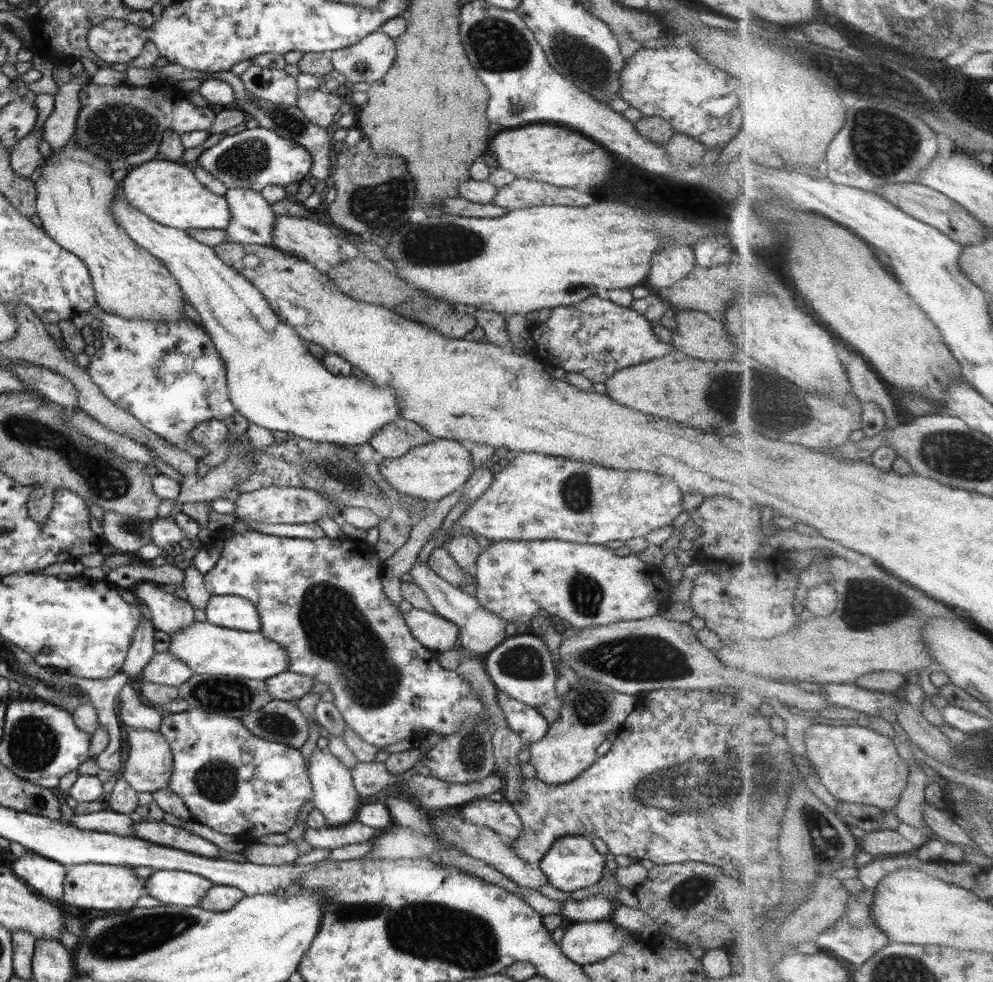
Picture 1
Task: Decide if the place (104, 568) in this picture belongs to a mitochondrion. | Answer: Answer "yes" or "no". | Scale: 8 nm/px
no

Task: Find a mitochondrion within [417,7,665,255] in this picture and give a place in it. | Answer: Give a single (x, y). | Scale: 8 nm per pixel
(497, 45)

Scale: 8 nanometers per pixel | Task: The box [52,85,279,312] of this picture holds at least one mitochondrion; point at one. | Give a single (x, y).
(115, 128)

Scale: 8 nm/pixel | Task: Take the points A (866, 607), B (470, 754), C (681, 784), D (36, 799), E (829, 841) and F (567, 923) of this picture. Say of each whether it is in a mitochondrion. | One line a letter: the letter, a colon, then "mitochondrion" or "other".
A: mitochondrion
B: mitochondrion
C: mitochondrion
D: mitochondrion
E: mitochondrion
F: other

